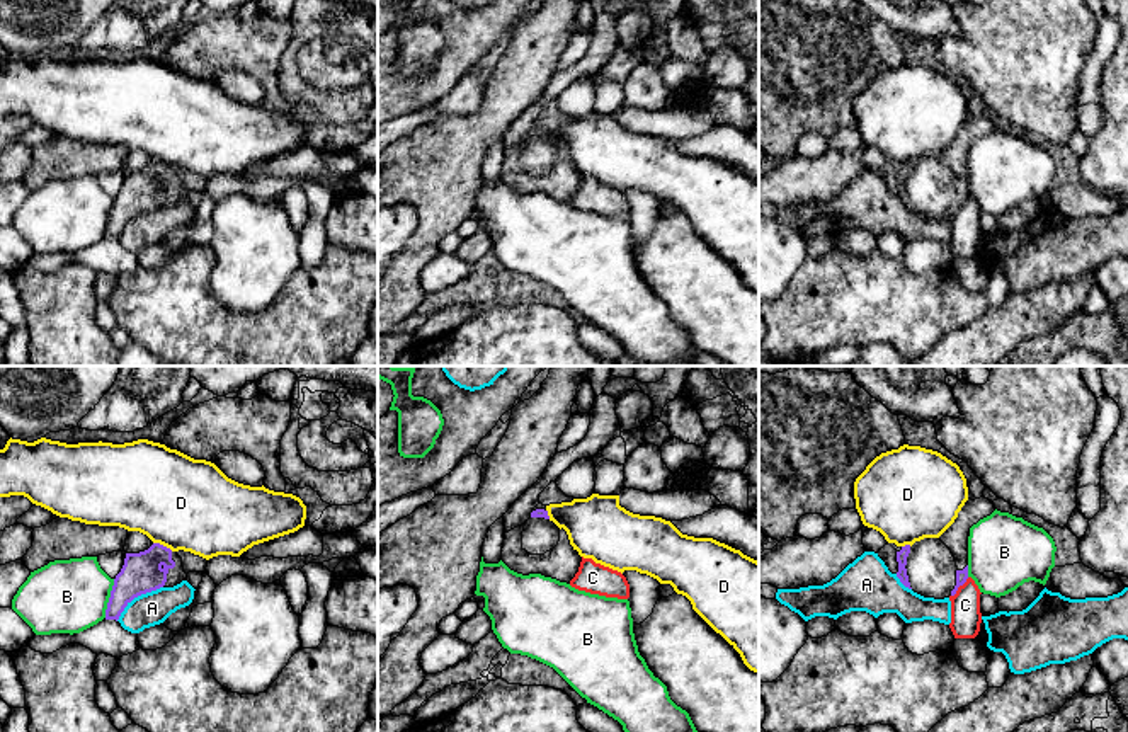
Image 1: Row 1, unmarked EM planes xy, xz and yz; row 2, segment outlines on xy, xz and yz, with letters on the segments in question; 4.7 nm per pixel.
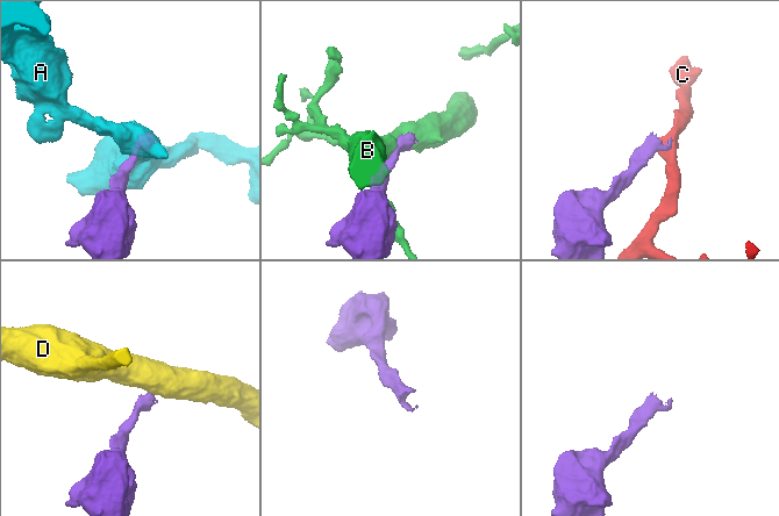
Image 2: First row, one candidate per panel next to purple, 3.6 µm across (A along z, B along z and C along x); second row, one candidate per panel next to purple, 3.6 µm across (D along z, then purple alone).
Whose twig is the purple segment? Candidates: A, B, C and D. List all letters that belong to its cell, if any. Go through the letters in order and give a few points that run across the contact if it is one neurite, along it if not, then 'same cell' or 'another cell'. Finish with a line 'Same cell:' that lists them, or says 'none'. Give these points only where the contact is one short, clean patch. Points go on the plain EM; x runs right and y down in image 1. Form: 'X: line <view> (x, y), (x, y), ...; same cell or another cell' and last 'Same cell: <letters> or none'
A: another cell
B: another cell
C: line yz (968, 196), (951, 215); another cell
D: line xy (153, 160), (172, 169); another cell
Same cell: none

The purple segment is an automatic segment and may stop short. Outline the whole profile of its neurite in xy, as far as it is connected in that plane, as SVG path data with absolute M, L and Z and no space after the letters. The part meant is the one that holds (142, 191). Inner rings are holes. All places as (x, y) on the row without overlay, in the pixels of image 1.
M151 162L140 172L126 172L124 184L114 197L105 238L119 238L124 226L138 214L185 199L182 177L170 167Z

